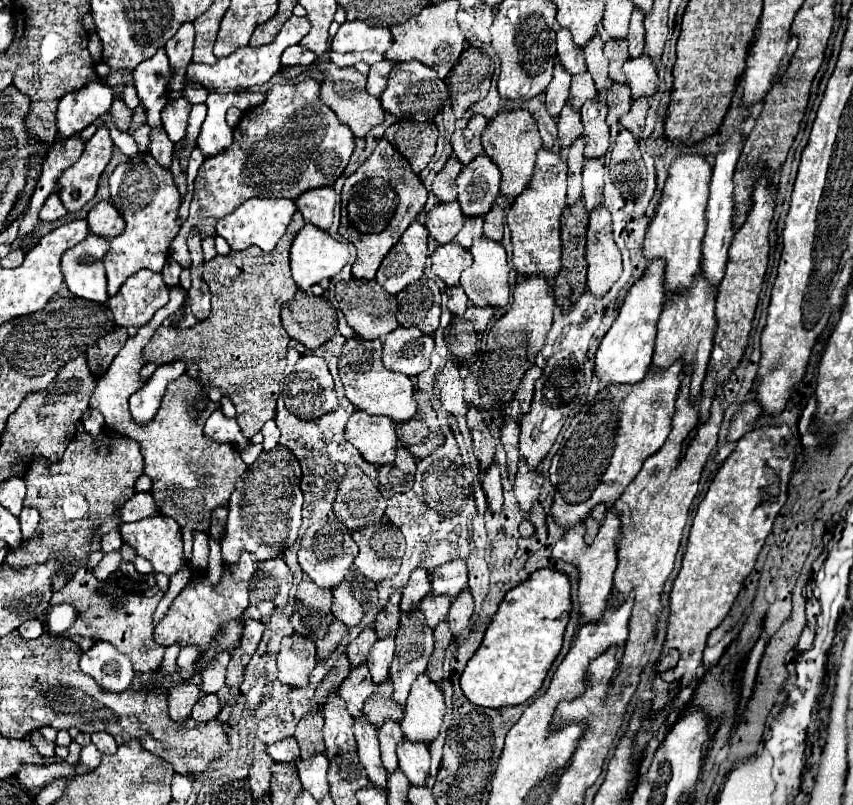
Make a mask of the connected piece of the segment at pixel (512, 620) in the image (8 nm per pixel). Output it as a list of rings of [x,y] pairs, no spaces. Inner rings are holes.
[[[549,568],[537,570],[531,574],[527,582],[509,590],[503,602],[499,604],[491,624],[487,626],[481,646],[471,656],[467,668],[461,674],[461,690],[469,698],[469,702],[485,708],[503,708],[523,704],[525,700],[529,700],[541,688],[547,670],[551,668],[553,660],[561,650],[563,632],[569,622],[569,612],[571,612],[571,584],[569,578],[557,570]]]

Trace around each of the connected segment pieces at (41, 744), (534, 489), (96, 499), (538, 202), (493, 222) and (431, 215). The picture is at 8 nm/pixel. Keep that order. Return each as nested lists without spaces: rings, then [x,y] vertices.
[[[31,732],[31,742],[33,742],[33,746],[37,748],[37,752],[41,754],[41,756],[45,756],[45,758],[51,758],[51,756],[55,756],[55,752],[53,752],[53,748],[55,748],[55,744],[53,742],[47,742],[43,736],[41,736],[41,732]]]
[[[521,460],[519,462],[519,470],[515,474],[513,492],[515,492],[515,496],[517,496],[517,500],[519,500],[519,504],[521,504],[523,510],[527,510],[527,512],[531,510],[533,502],[539,496],[541,486],[543,486],[543,476],[537,470],[529,468],[525,460]]]
[[[103,428],[97,440],[87,432],[75,436],[59,462],[35,460],[25,474],[25,506],[37,508],[41,520],[33,540],[27,540],[21,548],[9,550],[5,562],[15,568],[27,568],[53,558],[69,560],[67,570],[57,574],[57,580],[53,580],[53,590],[57,592],[67,584],[73,572],[87,562],[87,554],[99,550],[103,534],[119,526],[115,510],[135,494],[133,486],[141,474],[143,458],[135,440],[109,428]]]
[[[541,148],[537,152],[535,172],[527,184],[527,188],[513,200],[507,224],[511,230],[513,242],[513,264],[519,276],[545,274],[547,280],[555,278],[561,268],[561,240],[559,240],[559,218],[567,208],[567,174],[557,172],[555,168],[567,168],[567,160],[549,148]]]
[[[495,204],[491,212],[485,216],[485,236],[499,242],[503,238],[503,220],[505,220],[505,210],[499,204]]]
[[[439,202],[435,208],[427,212],[425,228],[435,238],[437,244],[449,244],[455,240],[457,232],[463,228],[465,216],[461,212],[459,202]]]

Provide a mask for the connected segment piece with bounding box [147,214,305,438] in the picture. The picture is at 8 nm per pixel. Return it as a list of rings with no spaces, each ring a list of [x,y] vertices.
[[[295,214],[287,226],[287,232],[269,254],[251,246],[243,252],[229,252],[227,256],[215,256],[211,262],[205,262],[203,280],[213,294],[209,318],[187,330],[161,326],[153,340],[149,340],[149,362],[167,364],[183,358],[187,364],[199,364],[201,384],[213,384],[221,388],[223,396],[233,400],[237,408],[237,424],[241,426],[245,438],[257,434],[263,424],[277,414],[279,384],[289,344],[279,312],[297,292],[297,284],[291,280],[289,270],[289,248],[293,236],[303,226],[303,216]]]

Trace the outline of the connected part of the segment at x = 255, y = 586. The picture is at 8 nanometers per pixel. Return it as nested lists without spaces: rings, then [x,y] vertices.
[[[281,556],[259,562],[255,576],[249,580],[249,600],[263,616],[275,608],[283,608],[291,590],[291,572]]]

